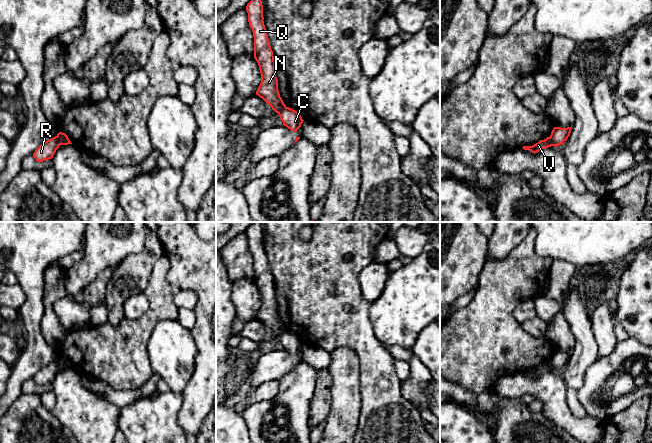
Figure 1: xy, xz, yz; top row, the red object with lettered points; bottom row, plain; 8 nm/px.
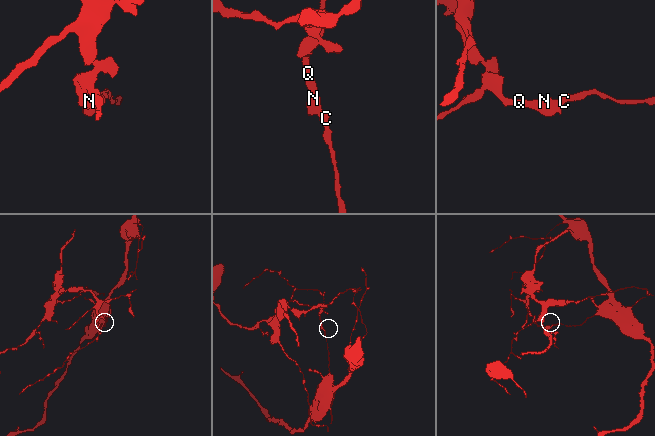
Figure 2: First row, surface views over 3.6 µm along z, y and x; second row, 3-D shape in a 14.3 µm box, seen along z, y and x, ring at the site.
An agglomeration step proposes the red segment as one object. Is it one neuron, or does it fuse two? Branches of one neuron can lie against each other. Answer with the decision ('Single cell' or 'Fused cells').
Fused cells

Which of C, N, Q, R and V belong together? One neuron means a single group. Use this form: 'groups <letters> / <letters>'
groups C / N Q R V

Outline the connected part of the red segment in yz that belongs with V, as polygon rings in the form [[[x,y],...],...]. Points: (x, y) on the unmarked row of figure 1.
[[[547,361],[546,363],[541,364],[532,370],[523,370],[522,372],[524,374],[529,374],[532,377],[537,377],[537,376],[542,375],[543,373],[551,371],[551,370],[553,370],[552,365],[551,365],[550,361]]]

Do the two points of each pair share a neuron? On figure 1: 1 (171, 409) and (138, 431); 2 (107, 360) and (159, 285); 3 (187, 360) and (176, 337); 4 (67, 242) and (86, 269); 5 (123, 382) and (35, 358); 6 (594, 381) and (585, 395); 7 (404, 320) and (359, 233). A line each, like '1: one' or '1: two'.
1: one
2: one
3: one
4: two
5: two
6: one
7: two

